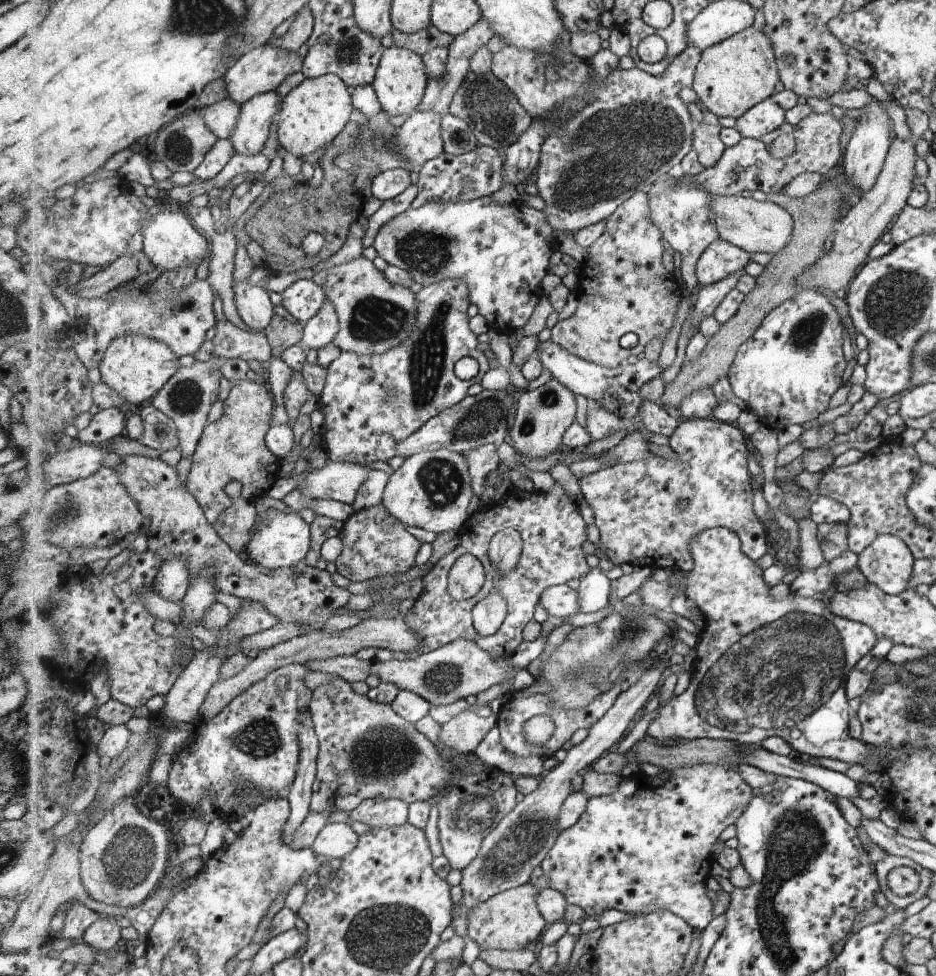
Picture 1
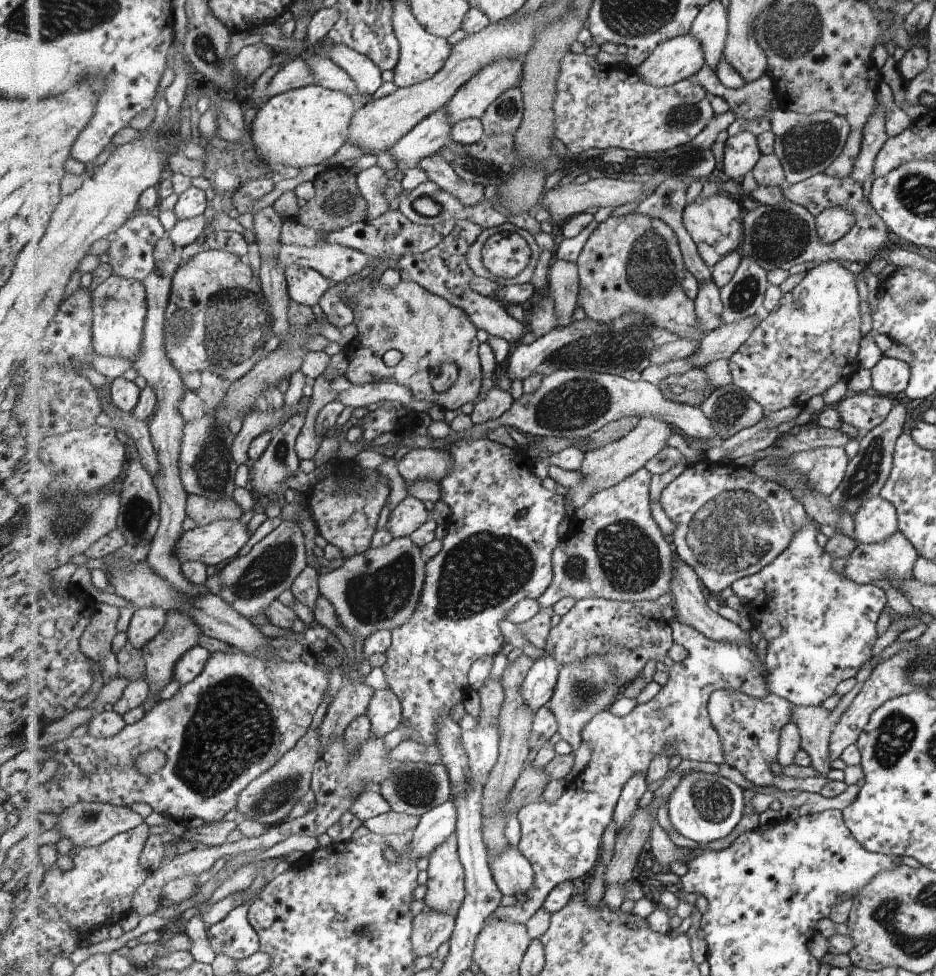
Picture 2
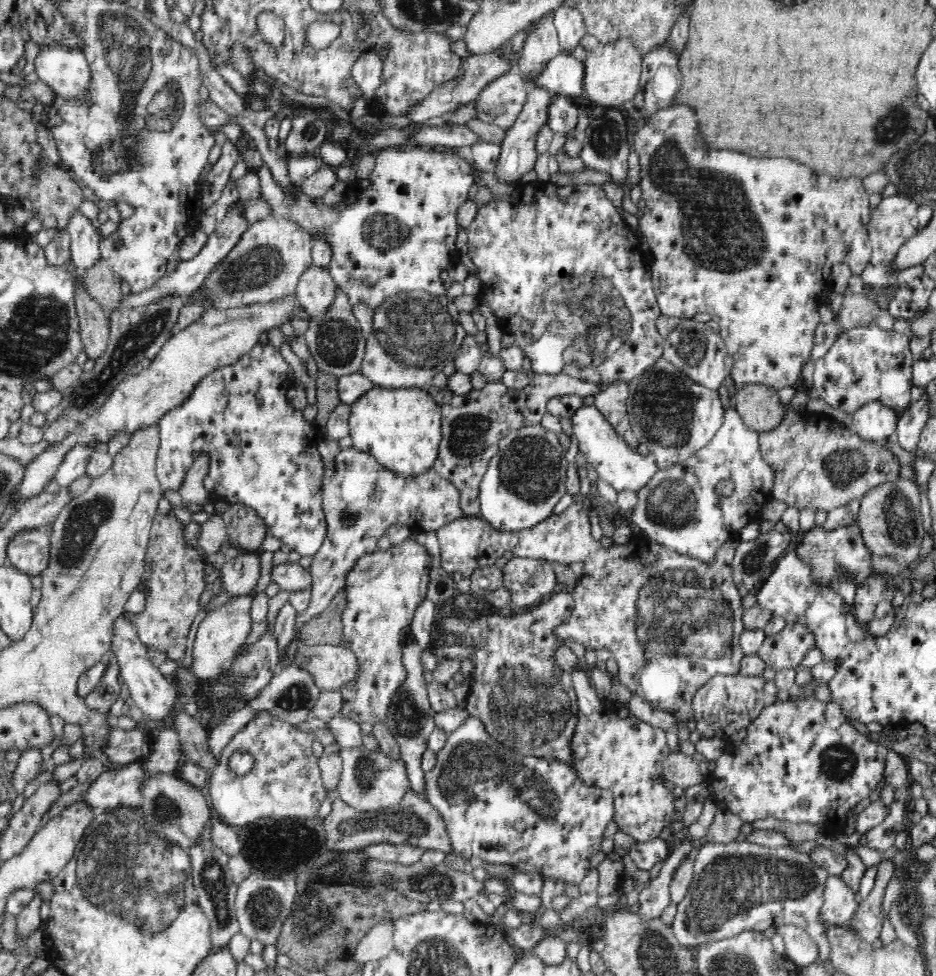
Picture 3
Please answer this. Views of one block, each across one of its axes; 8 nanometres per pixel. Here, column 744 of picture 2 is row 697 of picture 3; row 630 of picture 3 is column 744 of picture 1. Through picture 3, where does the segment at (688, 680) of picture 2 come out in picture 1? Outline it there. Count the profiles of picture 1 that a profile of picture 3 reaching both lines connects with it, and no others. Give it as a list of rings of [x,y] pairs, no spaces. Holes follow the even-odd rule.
[[[713,528],[705,530],[703,534],[697,534],[697,538],[693,538],[691,542],[691,551],[695,558],[695,568],[689,573],[689,586],[687,586],[686,597],[692,600],[697,608],[701,611],[701,615],[706,620],[706,627],[699,635],[696,649],[696,657],[694,658],[694,667],[696,673],[690,682],[688,689],[679,696],[675,696],[670,702],[667,702],[661,708],[658,708],[657,716],[648,726],[647,734],[656,739],[659,744],[677,743],[679,741],[691,741],[697,738],[717,739],[719,741],[727,740],[741,745],[760,744],[764,739],[772,737],[782,737],[795,751],[798,751],[805,759],[826,757],[849,763],[850,765],[861,765],[863,762],[869,762],[869,757],[874,755],[873,762],[881,768],[881,772],[887,770],[891,764],[887,760],[887,756],[883,750],[868,749],[866,743],[861,739],[854,740],[849,736],[849,720],[851,719],[851,710],[849,707],[848,692],[846,685],[849,676],[853,673],[857,662],[861,658],[865,658],[876,644],[876,632],[867,624],[856,622],[846,617],[841,617],[831,610],[830,606],[825,606],[821,600],[811,597],[799,598],[795,594],[790,593],[786,598],[774,600],[771,596],[771,588],[763,582],[763,570],[758,568],[751,558],[748,558],[739,544],[739,536],[729,530],[729,528]]]

